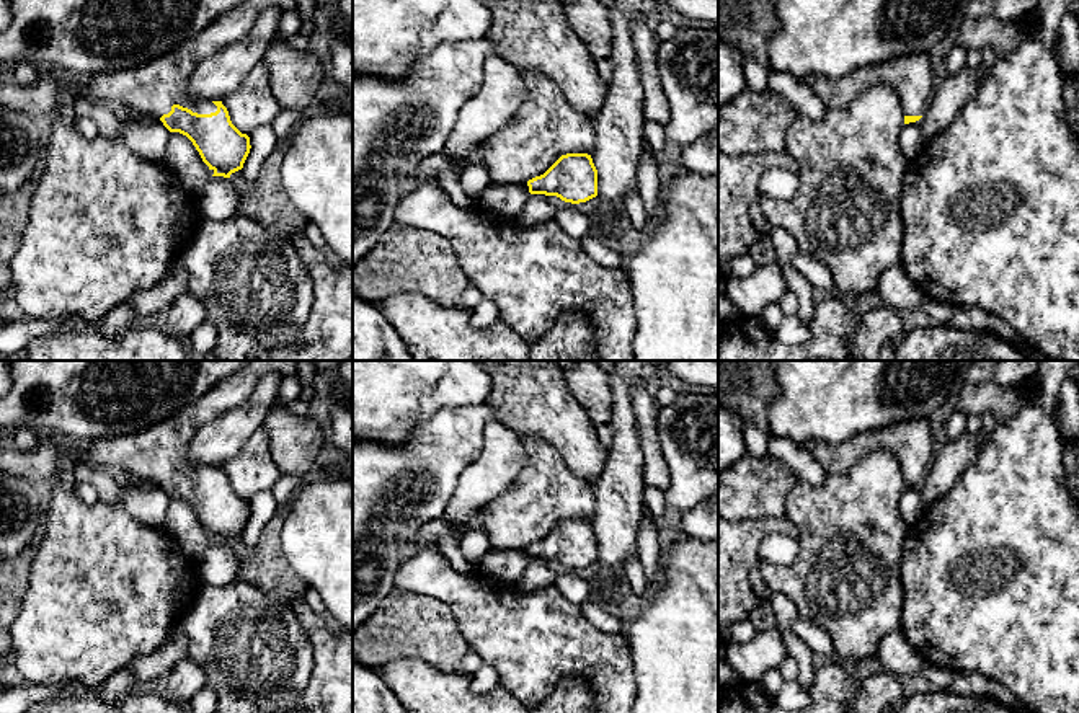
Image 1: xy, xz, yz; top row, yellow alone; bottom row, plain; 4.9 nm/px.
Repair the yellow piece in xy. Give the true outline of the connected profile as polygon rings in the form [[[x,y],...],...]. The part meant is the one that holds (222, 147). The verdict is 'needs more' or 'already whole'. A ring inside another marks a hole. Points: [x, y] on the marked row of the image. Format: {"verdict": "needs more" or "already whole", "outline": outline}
{"verdict": "needs more", "outline": [[[245,0],[227,15],[220,15],[201,34],[180,42],[175,49],[135,69],[96,73],[80,82],[67,103],[64,82],[52,69],[41,69],[34,83],[0,83],[0,106],[51,121],[72,114],[72,101],[116,103],[132,114],[160,119],[170,132],[186,135],[212,176],[230,178],[243,168],[250,153],[250,137],[230,121],[222,101],[193,98],[189,77],[199,62],[240,41],[269,7],[282,11],[297,8],[297,0]]]}

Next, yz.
{"verdict": "needs more", "outline": [[[908,54],[872,67],[862,67],[841,80],[815,78],[813,91],[828,108],[846,108],[870,86],[893,88],[903,106],[904,124],[919,121],[929,109],[935,93],[934,75],[927,54]]]}

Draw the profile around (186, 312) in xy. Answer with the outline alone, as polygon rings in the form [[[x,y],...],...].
[[[186,290],[168,307],[165,331],[186,341],[194,328],[204,321],[206,310],[202,303]]]

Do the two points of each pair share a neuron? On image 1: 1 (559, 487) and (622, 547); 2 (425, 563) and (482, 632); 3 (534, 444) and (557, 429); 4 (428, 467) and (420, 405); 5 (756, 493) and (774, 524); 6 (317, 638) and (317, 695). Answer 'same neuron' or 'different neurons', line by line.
1: different neurons
2: same neuron
3: different neurons
4: different neurons
5: different neurons
6: same neuron

